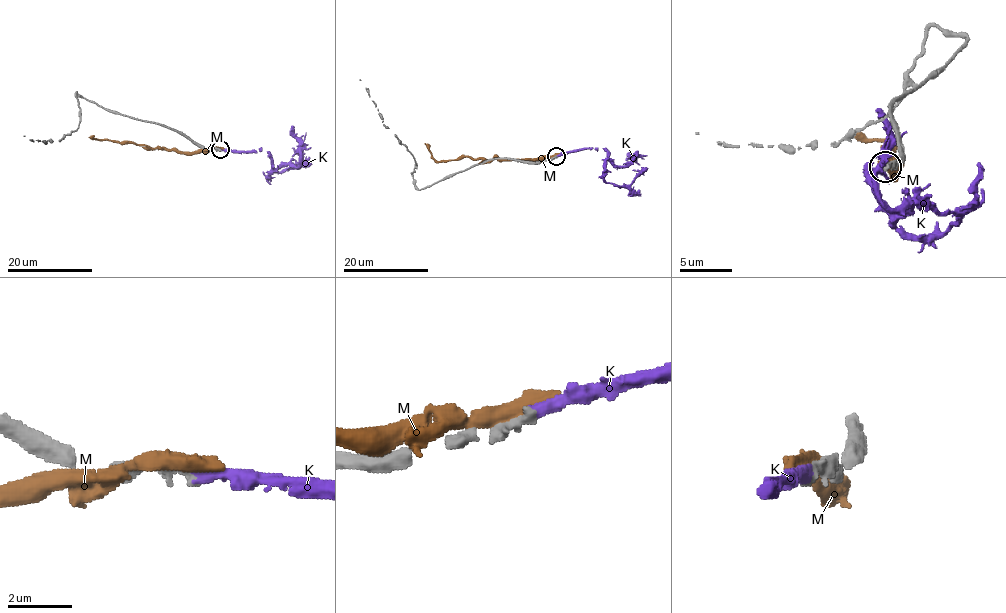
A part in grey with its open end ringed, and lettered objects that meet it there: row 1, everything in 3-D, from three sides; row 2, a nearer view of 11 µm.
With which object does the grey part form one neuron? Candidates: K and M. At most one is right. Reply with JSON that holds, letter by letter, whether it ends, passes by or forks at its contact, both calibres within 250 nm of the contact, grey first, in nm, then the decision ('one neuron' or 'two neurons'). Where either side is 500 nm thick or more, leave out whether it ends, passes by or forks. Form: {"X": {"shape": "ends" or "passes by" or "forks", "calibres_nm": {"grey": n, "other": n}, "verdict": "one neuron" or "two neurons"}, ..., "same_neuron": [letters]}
{"K": {"shape": "ends", "calibres_nm": {"grey": 380, "other": 400}, "verdict": "one neuron"}, "M": {"shape": "passes by", "calibres_nm": {"grey": 480, "other": 480}, "verdict": "two neurons"}, "same_neuron": ["K"]}

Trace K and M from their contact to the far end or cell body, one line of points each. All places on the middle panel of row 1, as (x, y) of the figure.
K: (556, 156), (602, 148), (607, 152), (604, 178), (608, 183), (625, 186), (643, 170), (642, 174)
M: (552, 157), (484, 159), (468, 156), (437, 162), (424, 143)

